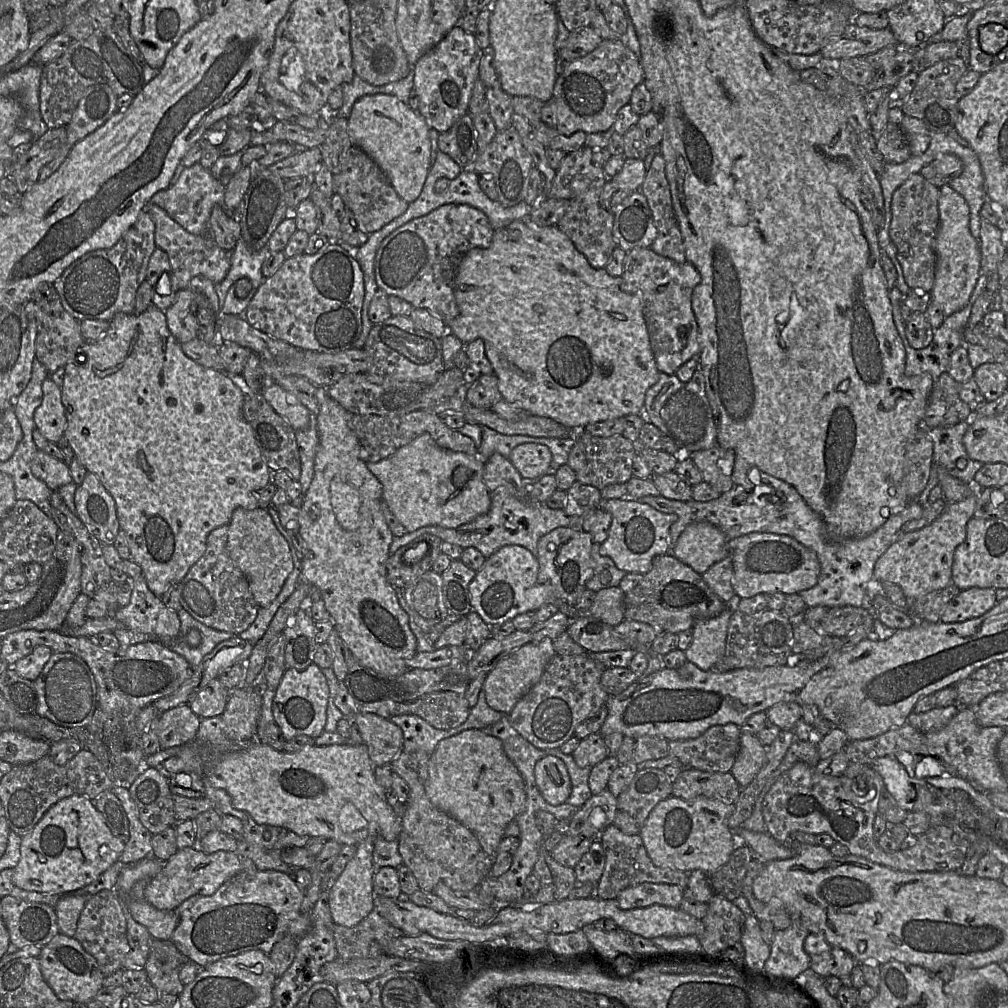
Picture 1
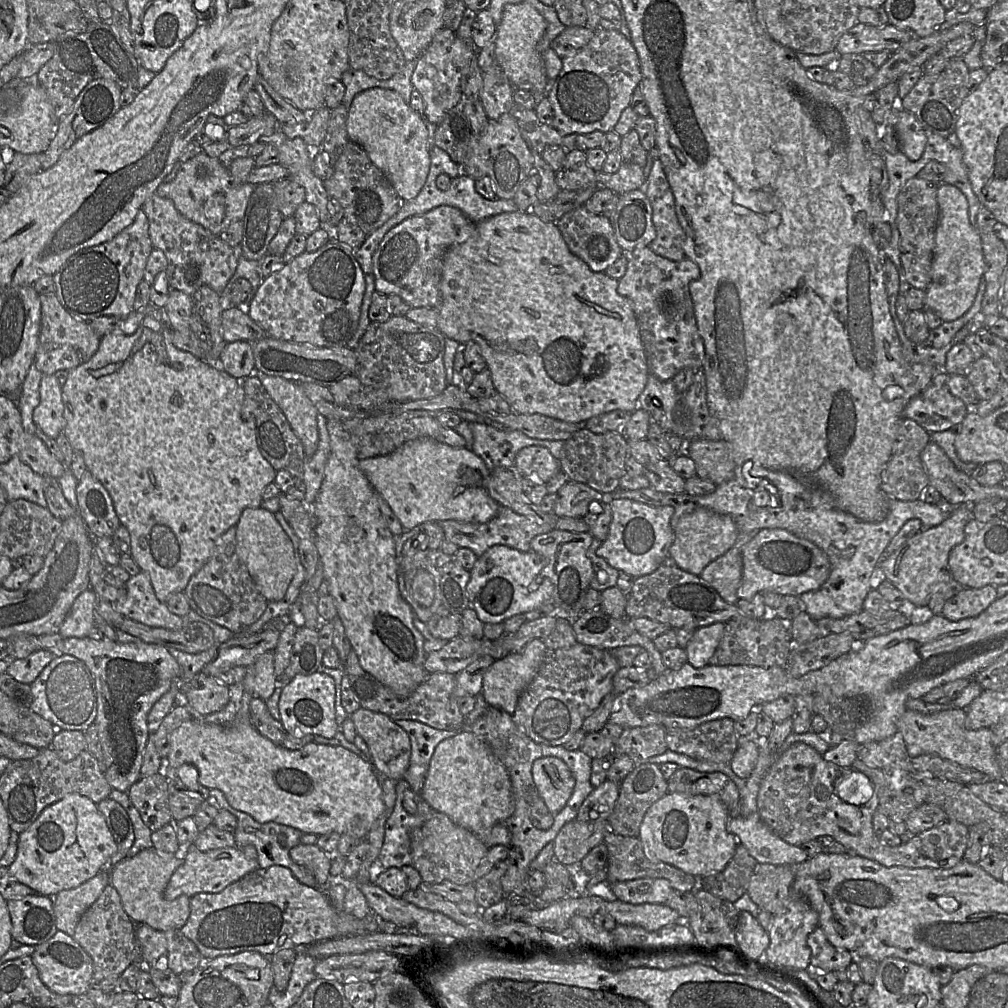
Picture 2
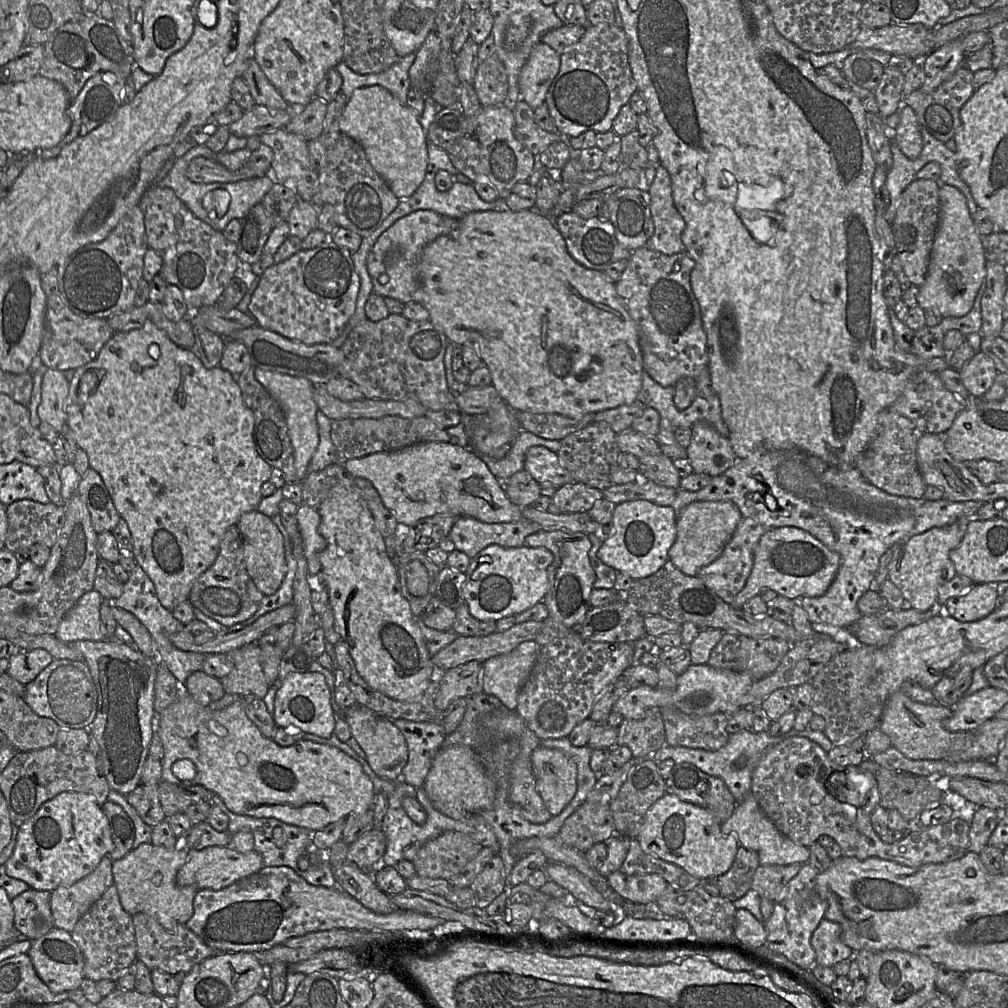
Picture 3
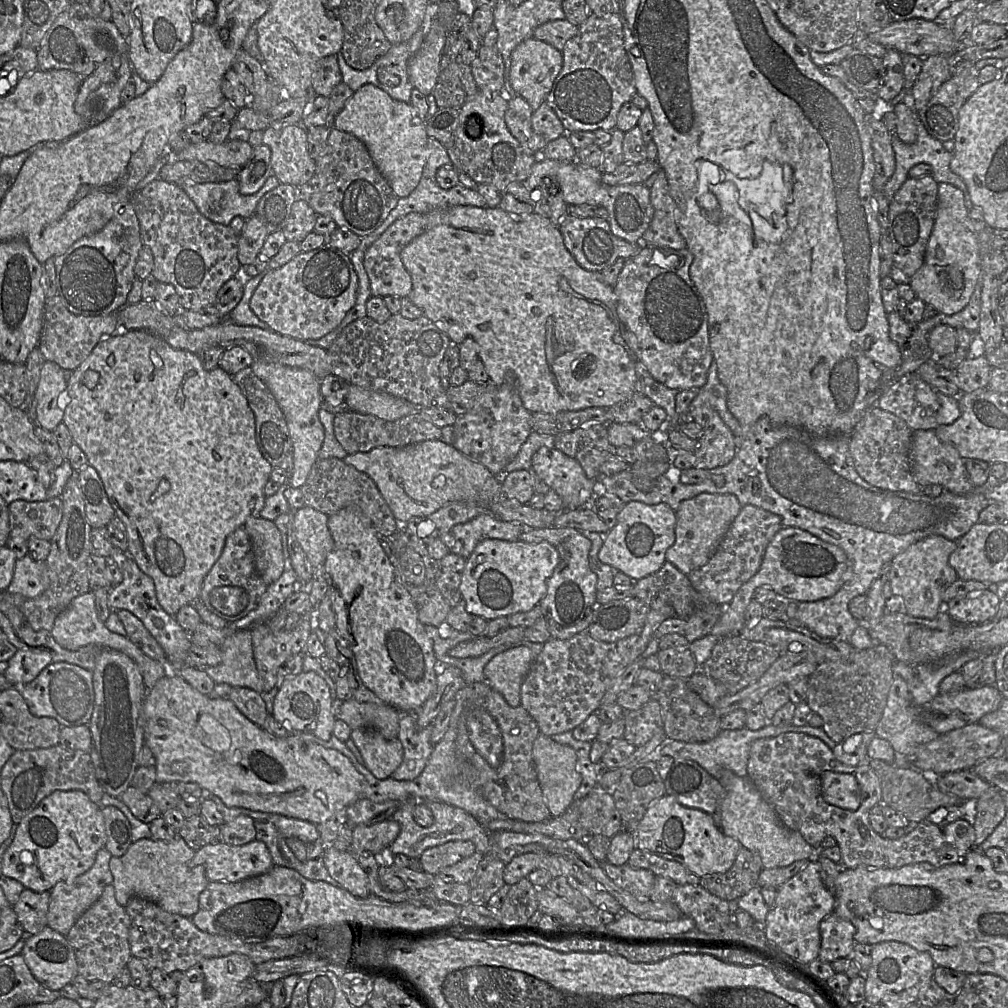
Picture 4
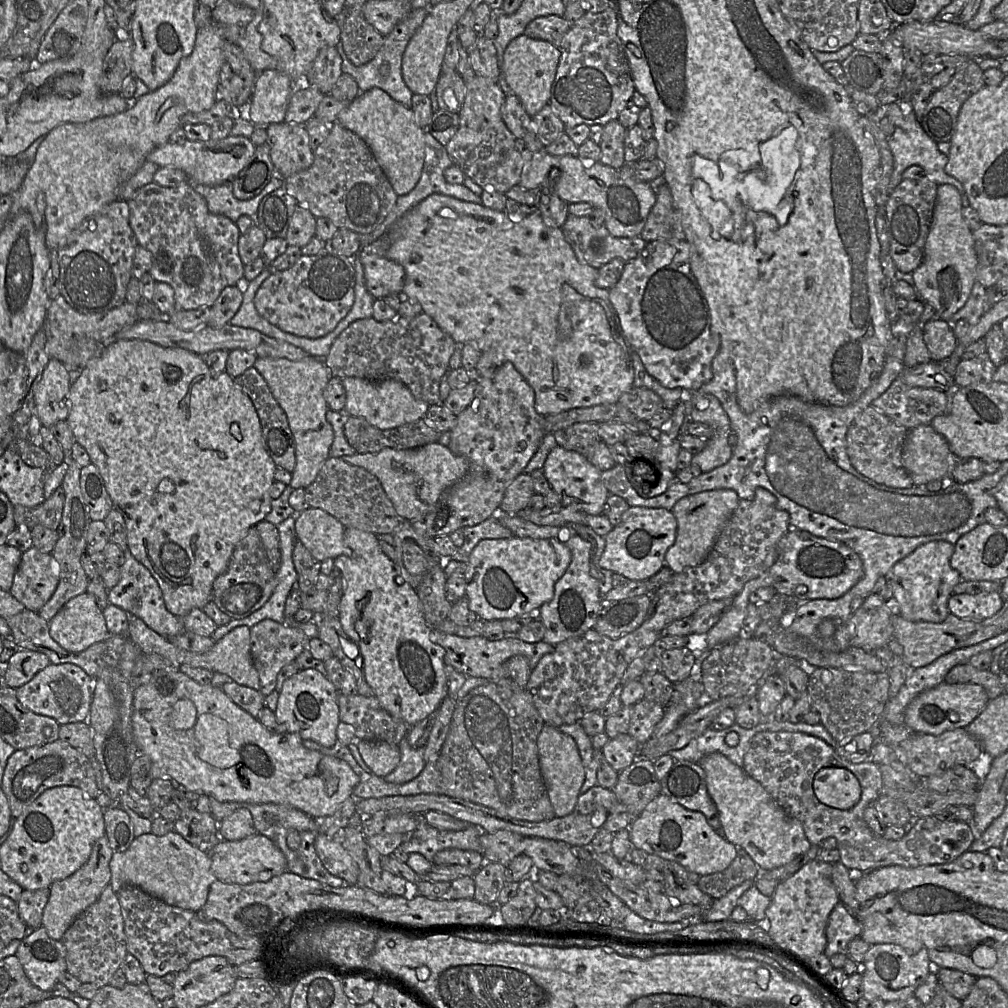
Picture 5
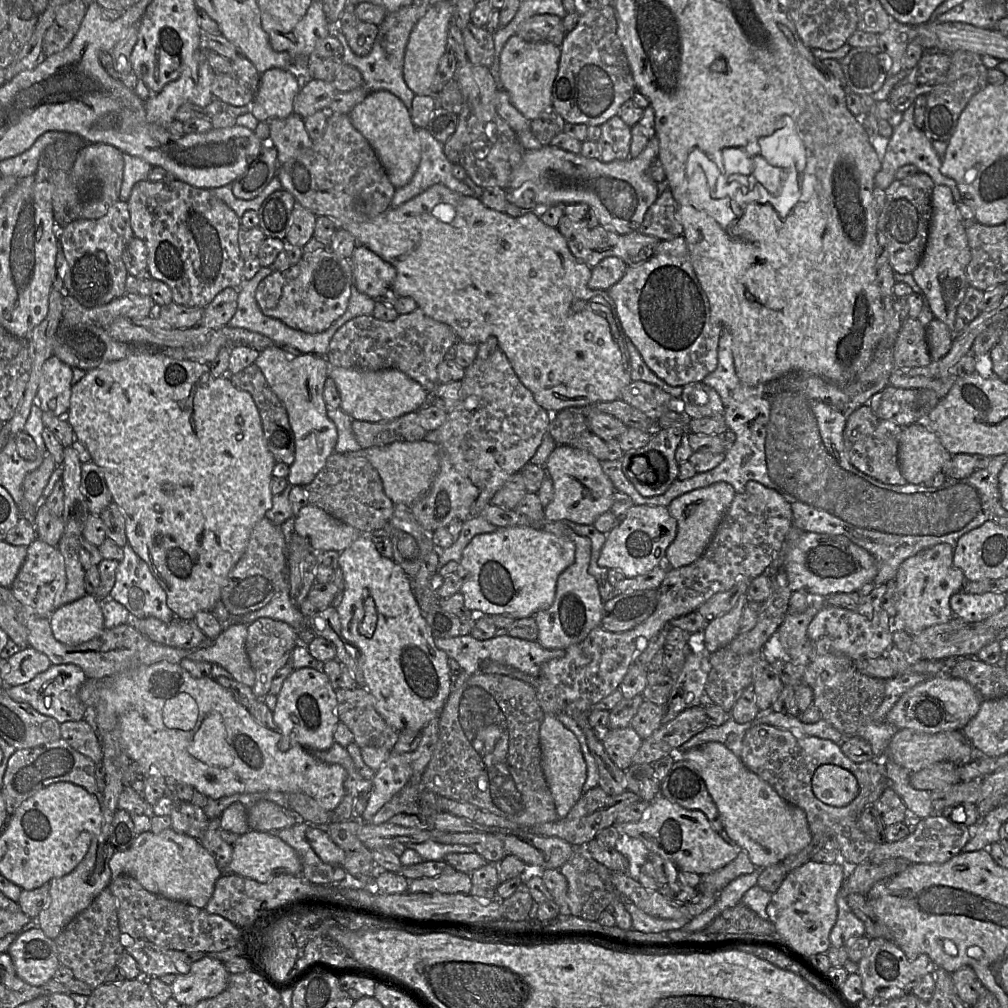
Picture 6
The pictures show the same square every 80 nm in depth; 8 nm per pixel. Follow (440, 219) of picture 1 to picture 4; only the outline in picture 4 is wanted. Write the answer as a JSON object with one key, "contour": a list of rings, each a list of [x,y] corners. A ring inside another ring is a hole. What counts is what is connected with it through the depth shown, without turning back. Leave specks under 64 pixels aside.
{"contour":[[[413,212],[397,219],[370,245],[364,255],[364,268],[370,281],[372,296],[392,295],[408,298],[412,290],[412,279],[403,265],[400,253],[407,244],[426,229],[426,214]]]}

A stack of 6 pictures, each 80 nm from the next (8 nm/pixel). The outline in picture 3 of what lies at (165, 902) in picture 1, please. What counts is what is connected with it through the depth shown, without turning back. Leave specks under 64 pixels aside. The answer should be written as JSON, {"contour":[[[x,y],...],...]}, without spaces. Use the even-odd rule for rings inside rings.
{"contour":[[[209,846],[202,850],[189,849],[185,864],[178,870],[178,886],[195,886],[197,889],[221,890],[264,868],[261,854],[252,850],[241,853],[227,846]]]}

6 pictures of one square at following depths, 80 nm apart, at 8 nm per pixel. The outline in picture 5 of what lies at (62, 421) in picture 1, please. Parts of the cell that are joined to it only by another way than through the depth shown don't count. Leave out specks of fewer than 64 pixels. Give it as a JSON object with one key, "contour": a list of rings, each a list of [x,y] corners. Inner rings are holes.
{"contour":[[[50,358],[34,395],[34,414],[38,416],[43,426],[50,428],[57,422],[67,419],[69,390],[68,370],[62,362]]]}

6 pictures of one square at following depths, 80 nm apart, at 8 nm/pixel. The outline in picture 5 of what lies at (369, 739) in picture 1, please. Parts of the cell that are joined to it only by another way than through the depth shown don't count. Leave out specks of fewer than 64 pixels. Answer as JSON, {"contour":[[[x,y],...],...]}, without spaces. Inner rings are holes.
{"contour":[[[382,740],[354,741],[366,766],[378,777],[384,778],[392,772],[400,761],[398,745]]]}

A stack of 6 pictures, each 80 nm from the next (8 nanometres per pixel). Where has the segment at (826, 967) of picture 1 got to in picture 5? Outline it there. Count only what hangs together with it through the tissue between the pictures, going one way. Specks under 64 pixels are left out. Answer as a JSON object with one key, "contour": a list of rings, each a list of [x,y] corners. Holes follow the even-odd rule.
{"contour":[[[839,902],[827,920],[825,928],[827,944],[823,954],[830,958],[838,953],[847,953],[850,941],[860,937],[861,932],[860,922],[842,902]]]}

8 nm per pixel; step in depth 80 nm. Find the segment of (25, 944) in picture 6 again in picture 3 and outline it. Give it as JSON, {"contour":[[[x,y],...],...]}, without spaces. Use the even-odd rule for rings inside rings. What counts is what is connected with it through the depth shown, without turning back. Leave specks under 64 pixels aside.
{"contour":[[[54,927],[46,935],[33,940],[27,954],[36,973],[52,992],[69,992],[80,988],[85,978],[84,958],[69,932]]]}

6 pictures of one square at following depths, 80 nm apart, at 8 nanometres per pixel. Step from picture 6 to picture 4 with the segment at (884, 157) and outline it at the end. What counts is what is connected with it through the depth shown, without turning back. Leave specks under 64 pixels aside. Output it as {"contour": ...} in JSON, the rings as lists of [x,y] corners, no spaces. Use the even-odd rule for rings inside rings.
{"contour":[[[914,112],[914,120],[915,125],[917,127],[917,139],[913,144],[905,144],[903,143],[896,134],[892,133],[892,147],[895,153],[895,171],[891,178],[884,186],[884,192],[888,197],[889,201],[891,201],[898,191],[898,189],[904,184],[904,182],[909,178],[909,170],[917,164],[925,163],[929,164],[932,167],[932,177],[934,180],[939,183],[949,183],[956,188],[960,189],[964,194],[965,206],[968,210],[974,207],[970,194],[968,192],[967,186],[965,182],[954,172],[952,172],[950,168],[950,162],[953,158],[953,153],[948,152],[943,147],[943,142],[931,137],[927,130],[925,129],[923,123],[917,115],[917,112]]]}

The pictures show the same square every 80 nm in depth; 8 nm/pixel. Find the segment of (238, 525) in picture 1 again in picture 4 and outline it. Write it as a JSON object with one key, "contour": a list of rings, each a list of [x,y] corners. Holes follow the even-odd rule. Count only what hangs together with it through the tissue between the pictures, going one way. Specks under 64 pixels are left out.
{"contour":[[[261,516],[249,517],[243,527],[252,542],[255,568],[263,581],[270,585],[284,571],[281,532],[272,520]]]}

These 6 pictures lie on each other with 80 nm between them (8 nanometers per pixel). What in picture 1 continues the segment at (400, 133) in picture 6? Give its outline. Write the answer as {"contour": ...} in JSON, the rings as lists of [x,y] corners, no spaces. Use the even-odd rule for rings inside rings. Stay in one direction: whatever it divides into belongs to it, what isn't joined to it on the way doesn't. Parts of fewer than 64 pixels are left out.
{"contour":[[[374,94],[359,98],[348,118],[348,133],[353,145],[363,150],[384,172],[390,184],[408,204],[420,195],[430,170],[431,142],[425,119],[394,95]]]}

